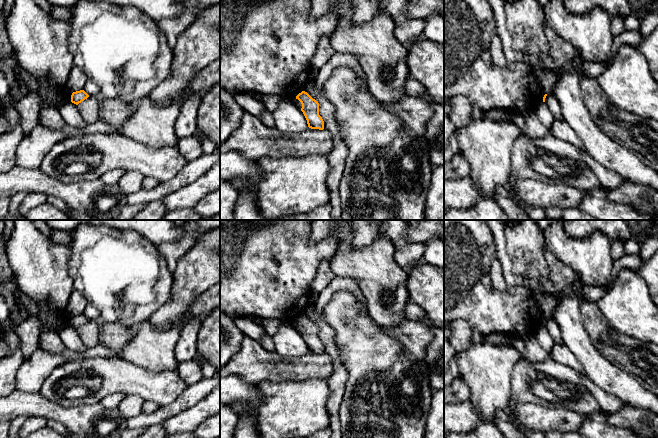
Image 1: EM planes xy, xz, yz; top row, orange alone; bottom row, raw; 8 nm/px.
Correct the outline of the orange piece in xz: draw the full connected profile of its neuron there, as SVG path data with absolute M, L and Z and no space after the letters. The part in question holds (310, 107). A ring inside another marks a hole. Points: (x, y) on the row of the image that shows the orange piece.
M305 91L299 93L296 99L302 104L301 111L307 120L308 127L311 129L323 130L324 121L319 115L319 103Z

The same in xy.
M84 90L76 91L71 95L71 102L78 105L88 97L89 95Z

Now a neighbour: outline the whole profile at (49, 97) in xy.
M44 83L39 84L39 95L43 100L44 105L58 107L62 104L71 102L70 98L63 98L55 92L49 90Z

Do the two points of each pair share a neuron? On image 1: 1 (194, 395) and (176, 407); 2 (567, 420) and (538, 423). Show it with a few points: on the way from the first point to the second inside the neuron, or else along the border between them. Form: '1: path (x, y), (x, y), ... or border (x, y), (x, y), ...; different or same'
1: path (190, 397), (180, 404); same
2: path (560, 420), (545, 420); same

